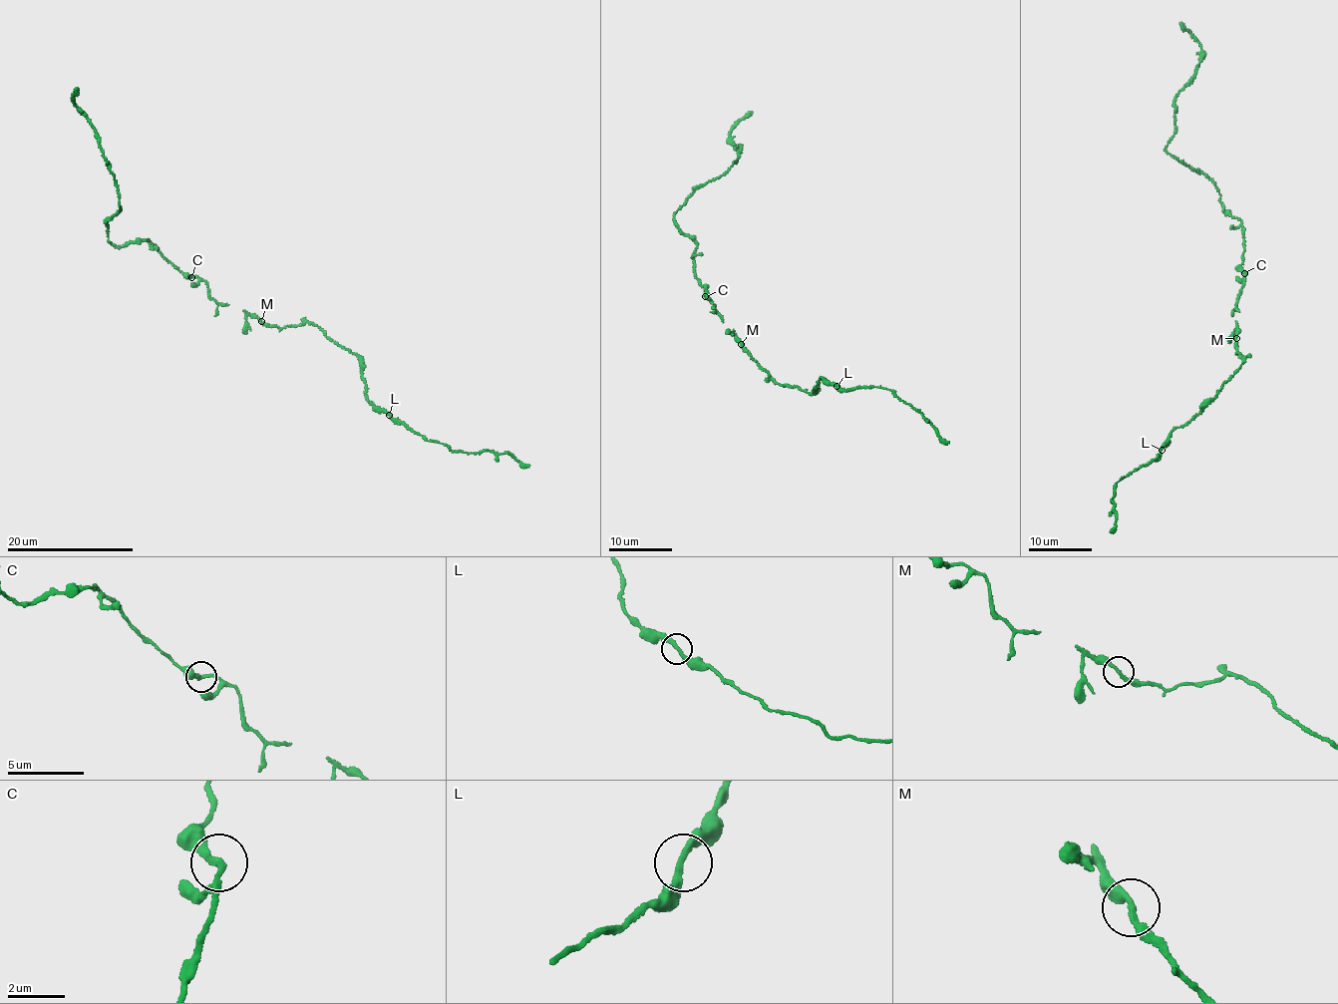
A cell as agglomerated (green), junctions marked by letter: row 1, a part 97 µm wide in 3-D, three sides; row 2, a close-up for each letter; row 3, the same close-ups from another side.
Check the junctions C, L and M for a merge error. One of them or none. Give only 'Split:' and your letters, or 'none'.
Split: none

